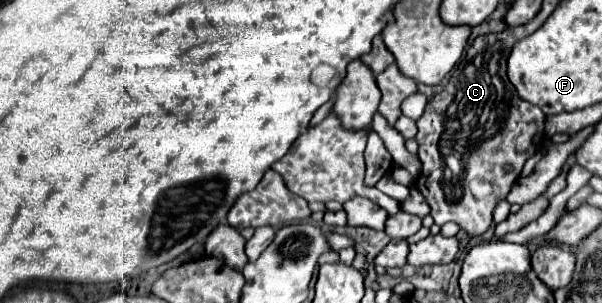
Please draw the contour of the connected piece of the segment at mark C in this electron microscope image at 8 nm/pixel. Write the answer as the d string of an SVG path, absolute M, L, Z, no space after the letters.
M525 26L505 28L503 32L475 38L457 68L453 70L449 84L427 102L423 116L417 120L417 156L423 168L415 180L415 188L429 202L431 216L437 226L443 226L445 222L455 222L469 236L483 234L493 222L493 208L509 194L513 182L519 178L523 164L535 156L537 148L545 138L545 114L537 106L521 100L515 86L507 78L507 58L513 44L523 38L523 28Z

